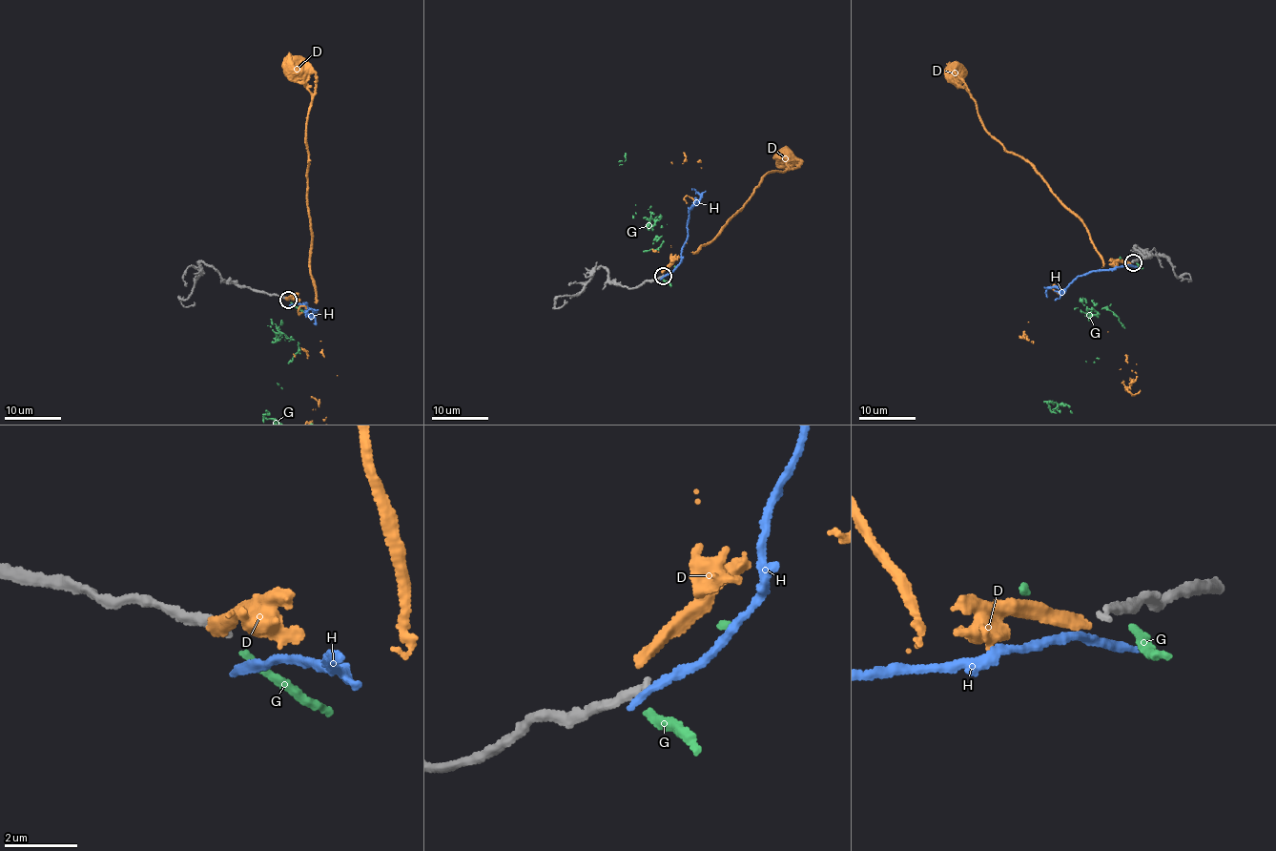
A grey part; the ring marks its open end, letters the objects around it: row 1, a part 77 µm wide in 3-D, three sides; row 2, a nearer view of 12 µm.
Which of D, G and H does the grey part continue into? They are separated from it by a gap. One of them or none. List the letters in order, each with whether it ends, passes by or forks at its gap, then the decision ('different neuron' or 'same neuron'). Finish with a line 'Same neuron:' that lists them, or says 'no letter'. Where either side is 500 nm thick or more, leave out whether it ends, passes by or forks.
D: it ends; different neuron
G: it ends; different neuron
H: it ends; different neuron
Same neuron: no letter

